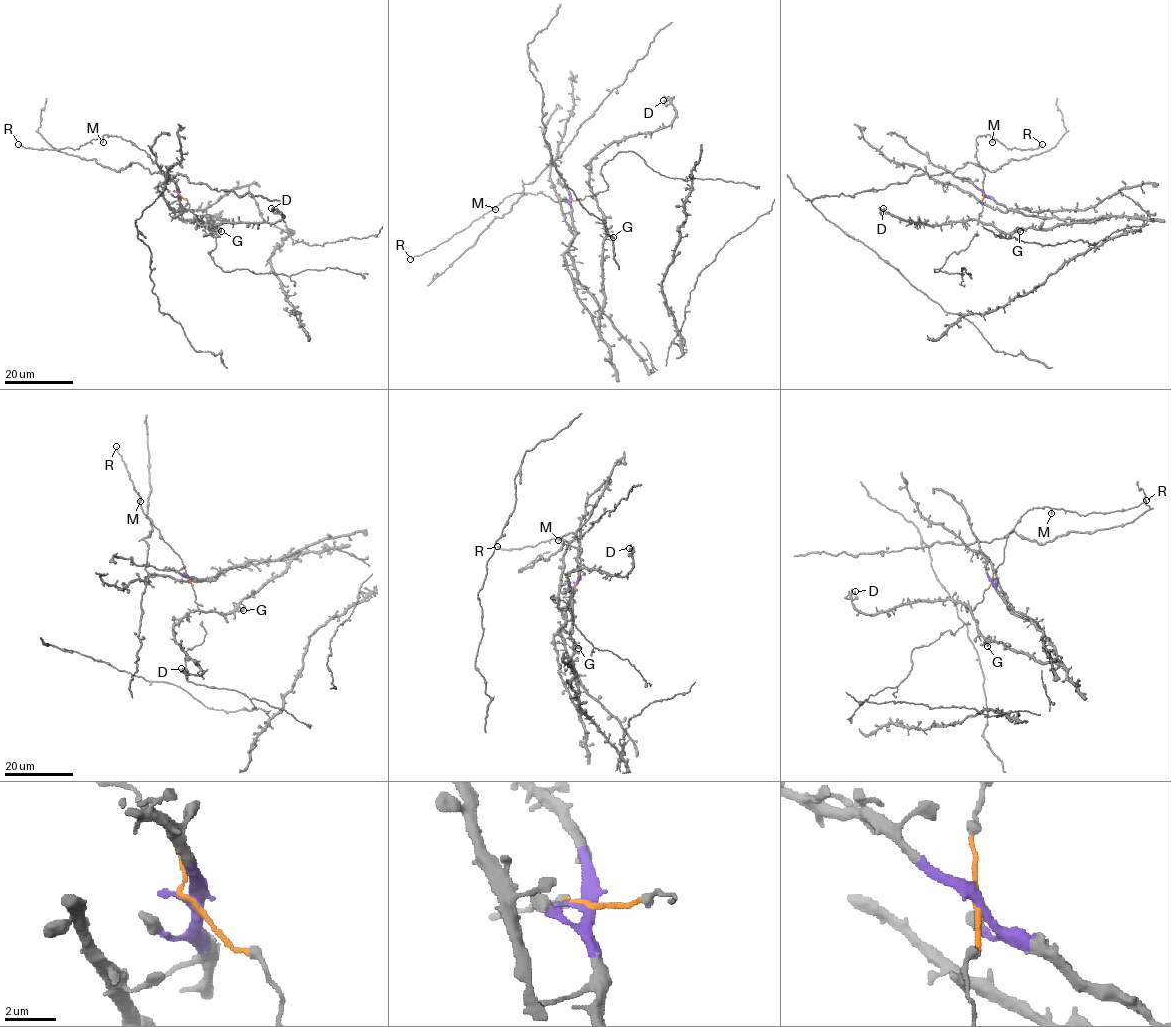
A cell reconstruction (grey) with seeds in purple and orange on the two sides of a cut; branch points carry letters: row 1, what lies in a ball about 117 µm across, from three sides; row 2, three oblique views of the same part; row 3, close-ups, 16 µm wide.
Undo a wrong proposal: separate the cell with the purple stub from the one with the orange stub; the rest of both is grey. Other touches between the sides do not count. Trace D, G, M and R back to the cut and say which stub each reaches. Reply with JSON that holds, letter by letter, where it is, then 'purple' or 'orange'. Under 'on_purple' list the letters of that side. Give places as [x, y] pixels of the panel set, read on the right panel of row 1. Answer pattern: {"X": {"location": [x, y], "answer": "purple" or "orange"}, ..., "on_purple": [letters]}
{"D": {"location": [883, 208], "answer": "purple"}, "G": {"location": [1020, 231], "answer": "purple"}, "M": {"location": [992, 142], "answer": "orange"}, "R": {"location": [1042, 144], "answer": "orange"}, "on_purple": ["D", "G"]}

